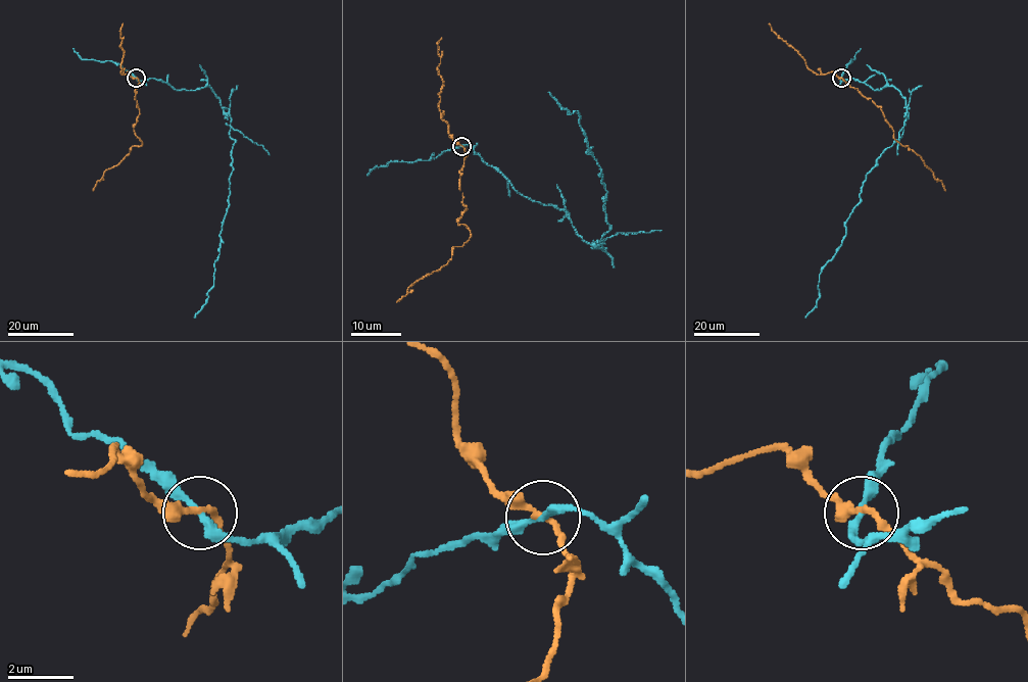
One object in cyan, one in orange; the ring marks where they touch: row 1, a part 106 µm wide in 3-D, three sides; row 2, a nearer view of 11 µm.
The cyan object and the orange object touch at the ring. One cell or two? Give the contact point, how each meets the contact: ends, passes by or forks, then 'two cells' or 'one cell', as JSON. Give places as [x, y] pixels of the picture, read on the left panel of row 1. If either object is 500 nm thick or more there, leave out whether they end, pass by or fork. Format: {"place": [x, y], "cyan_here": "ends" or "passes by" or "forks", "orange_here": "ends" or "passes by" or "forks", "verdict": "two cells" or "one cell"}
{"place": [136, 78], "cyan_here": "passes by", "orange_here": "passes by", "verdict": "two cells"}

